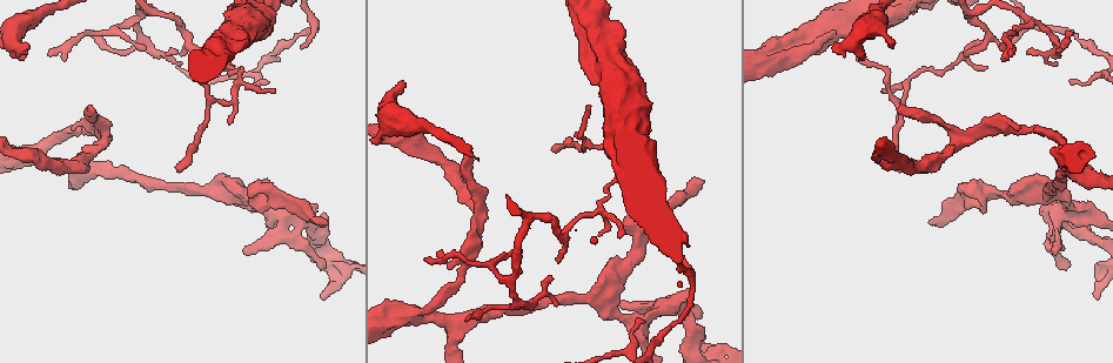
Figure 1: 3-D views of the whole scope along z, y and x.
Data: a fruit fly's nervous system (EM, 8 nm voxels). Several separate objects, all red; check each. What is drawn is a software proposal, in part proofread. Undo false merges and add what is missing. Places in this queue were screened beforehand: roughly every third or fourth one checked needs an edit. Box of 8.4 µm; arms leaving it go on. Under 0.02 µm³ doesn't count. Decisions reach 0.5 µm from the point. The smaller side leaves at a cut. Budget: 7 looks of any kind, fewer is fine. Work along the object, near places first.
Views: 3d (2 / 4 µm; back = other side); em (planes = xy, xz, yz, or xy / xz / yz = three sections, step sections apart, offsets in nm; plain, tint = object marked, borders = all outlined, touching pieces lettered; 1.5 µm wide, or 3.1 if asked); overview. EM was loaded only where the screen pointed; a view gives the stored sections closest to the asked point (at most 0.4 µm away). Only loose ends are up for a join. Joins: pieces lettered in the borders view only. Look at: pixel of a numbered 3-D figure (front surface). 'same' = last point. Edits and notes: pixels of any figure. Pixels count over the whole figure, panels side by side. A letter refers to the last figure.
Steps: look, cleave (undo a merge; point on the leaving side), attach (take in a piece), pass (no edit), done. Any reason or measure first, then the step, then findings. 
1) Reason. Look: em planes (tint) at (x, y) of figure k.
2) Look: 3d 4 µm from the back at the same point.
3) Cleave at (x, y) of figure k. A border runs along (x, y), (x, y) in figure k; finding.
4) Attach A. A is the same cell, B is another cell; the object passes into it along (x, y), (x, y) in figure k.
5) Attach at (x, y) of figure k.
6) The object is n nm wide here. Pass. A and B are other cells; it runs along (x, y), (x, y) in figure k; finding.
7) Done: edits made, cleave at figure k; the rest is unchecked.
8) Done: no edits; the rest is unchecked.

Branch stops here. Look: em planes (borders) at (934, 226) of figure 1.

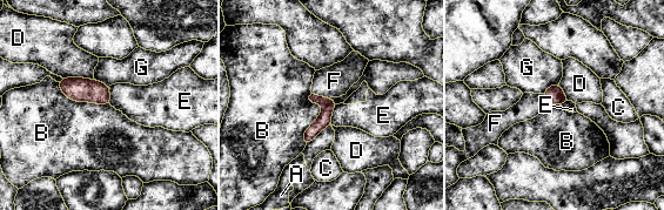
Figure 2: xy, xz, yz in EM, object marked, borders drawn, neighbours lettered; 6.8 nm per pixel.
The longest contact is with B, 380 nm. Attach F. F is the same cell, A, B, C, D, E and G are other cells; the cell continues.

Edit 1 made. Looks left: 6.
Thin end. Look: 3d 2 µm at (469, 320) of figure 1.

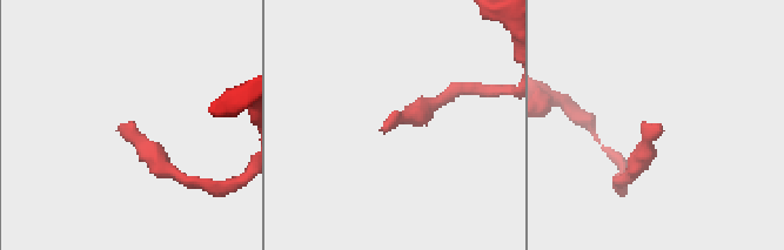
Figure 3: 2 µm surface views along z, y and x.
Look: em xy step 8 (borders) at (659, 124) of figure 3.

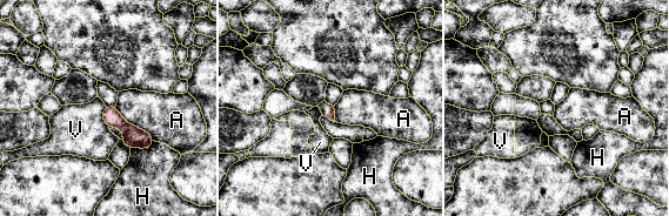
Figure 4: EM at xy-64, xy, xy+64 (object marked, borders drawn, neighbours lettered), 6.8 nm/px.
Pass. A, H and V are other cells; a border runs along (115, 106), (127, 122), (154, 140) in figure 4; no lettered piece goes on from it.

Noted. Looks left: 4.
Side arm on a straight run. Look: 3d 4 µm from the back at (528, 215) of figure 1.

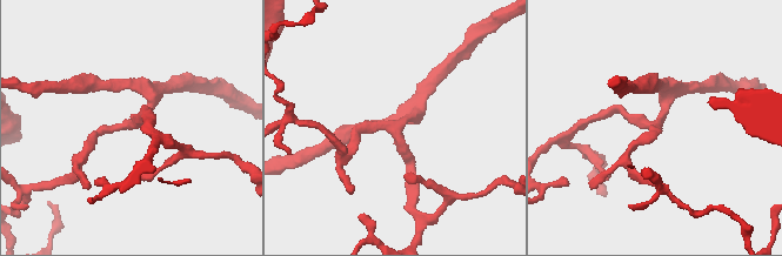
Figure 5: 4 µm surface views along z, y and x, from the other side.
3 arms meet here; now the EM. Look: em planes (tint) at (393, 123) of figure 5.

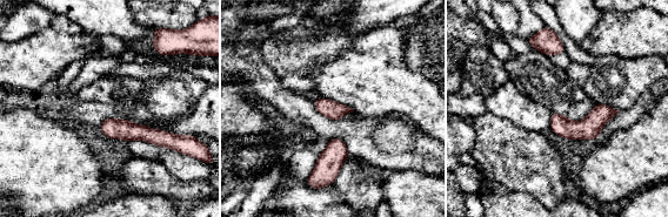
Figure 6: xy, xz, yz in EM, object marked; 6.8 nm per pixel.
What lies round it. Look: em planes (borders) at the same point.

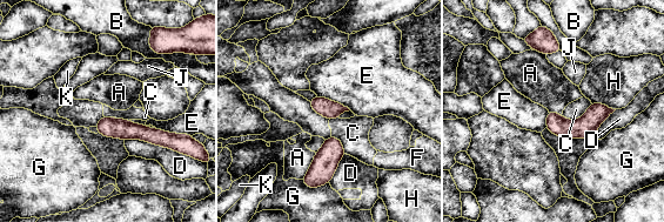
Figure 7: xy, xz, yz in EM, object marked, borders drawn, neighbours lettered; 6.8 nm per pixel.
Pass. A, B, C, D, E, F, G, H, J and K are other cells; it runs along (100, 126), (138, 130), (187, 146) in figure 7; all the same cell.

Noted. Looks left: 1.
Done: edits made, attach at figure 2; the rest is unchecked.

